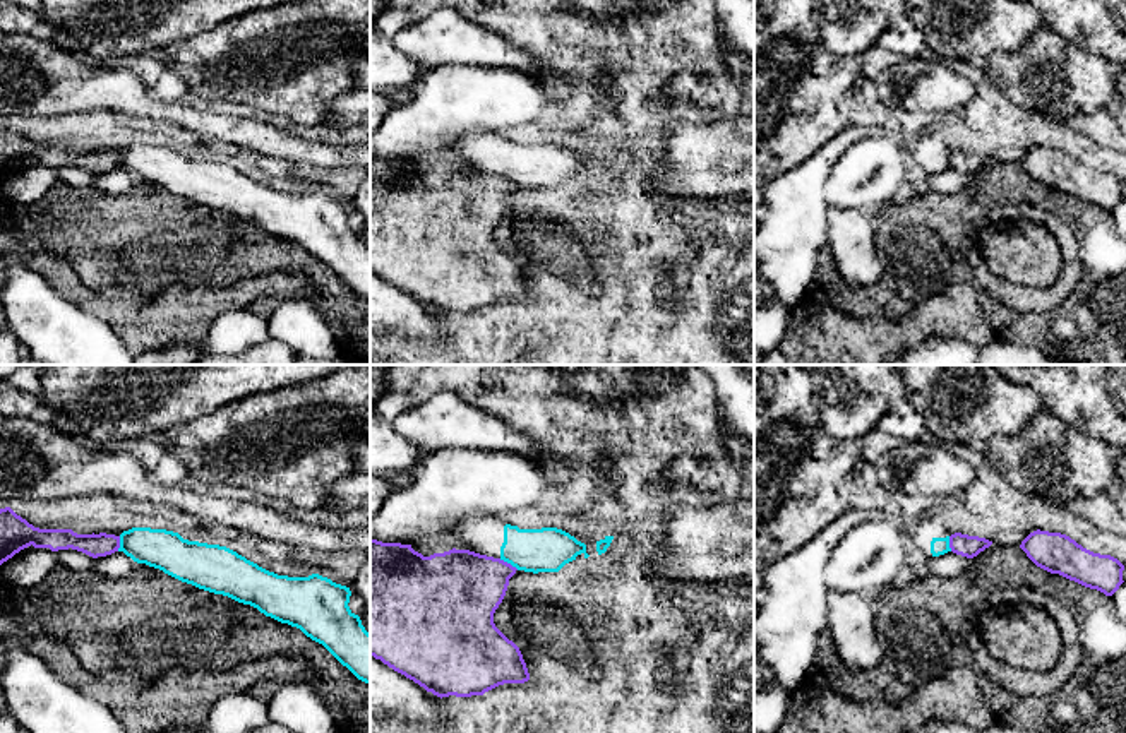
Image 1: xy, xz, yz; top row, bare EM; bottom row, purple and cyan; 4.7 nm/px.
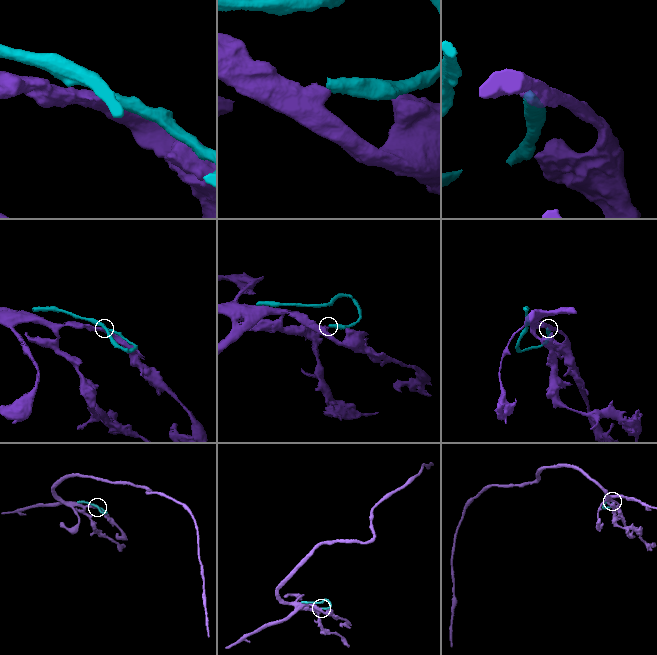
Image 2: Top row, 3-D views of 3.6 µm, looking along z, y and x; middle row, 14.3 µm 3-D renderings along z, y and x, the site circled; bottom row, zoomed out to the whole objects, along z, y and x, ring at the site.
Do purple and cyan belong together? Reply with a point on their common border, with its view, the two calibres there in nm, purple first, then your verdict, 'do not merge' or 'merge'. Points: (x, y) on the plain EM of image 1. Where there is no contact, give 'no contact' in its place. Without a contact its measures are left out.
contact xz (509, 180); calibres 360 and 200 nm; do not merge

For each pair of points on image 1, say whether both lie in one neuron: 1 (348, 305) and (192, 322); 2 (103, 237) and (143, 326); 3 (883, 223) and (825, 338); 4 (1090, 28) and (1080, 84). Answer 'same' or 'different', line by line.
1: different
2: different
3: different
4: different

